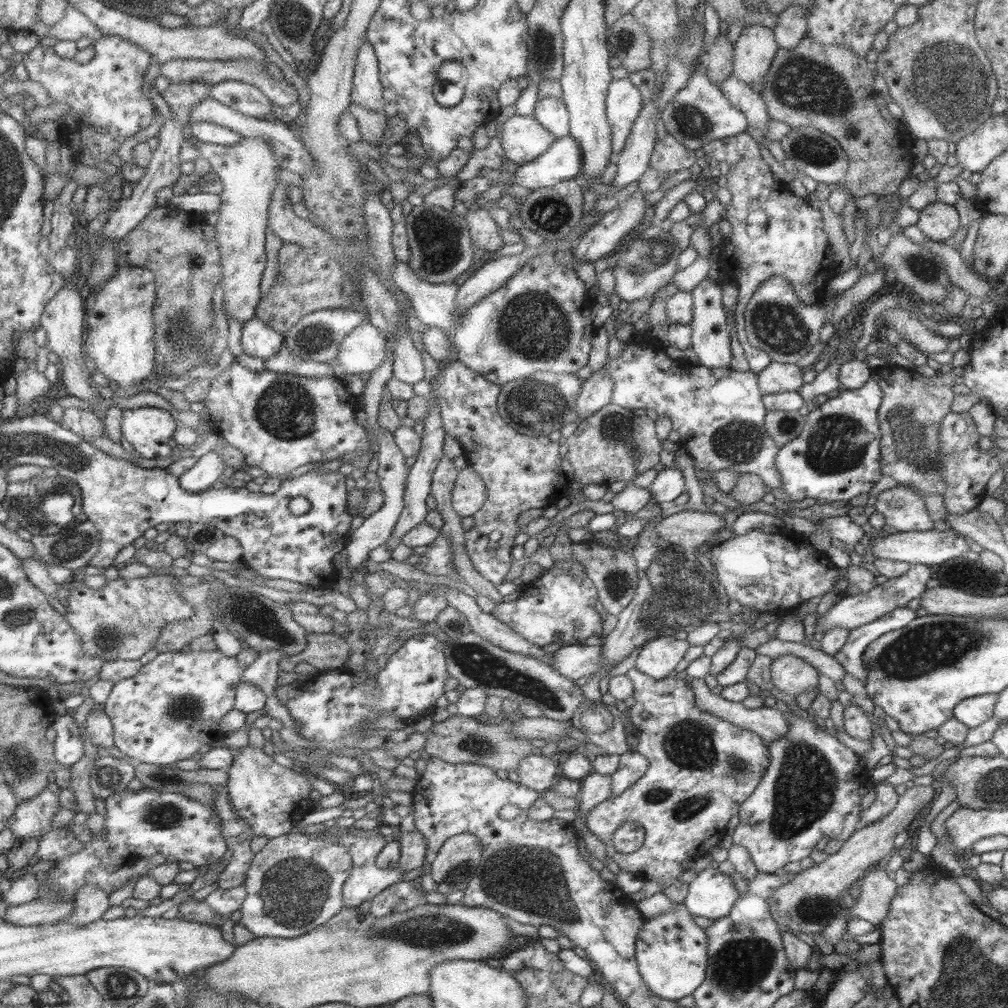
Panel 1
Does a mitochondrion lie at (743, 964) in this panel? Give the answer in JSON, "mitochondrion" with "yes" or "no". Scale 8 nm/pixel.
{"mitochondrion":"yes"}

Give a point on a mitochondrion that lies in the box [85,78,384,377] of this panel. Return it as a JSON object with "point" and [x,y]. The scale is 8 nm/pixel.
{"point":[177,335]}

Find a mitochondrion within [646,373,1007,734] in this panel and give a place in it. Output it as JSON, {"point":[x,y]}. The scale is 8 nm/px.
{"point":[927,648]}

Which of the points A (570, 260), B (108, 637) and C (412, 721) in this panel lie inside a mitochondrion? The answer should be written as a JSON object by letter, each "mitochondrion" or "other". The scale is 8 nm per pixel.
{"A":"other","B":"mitochondrion","C":"other"}

